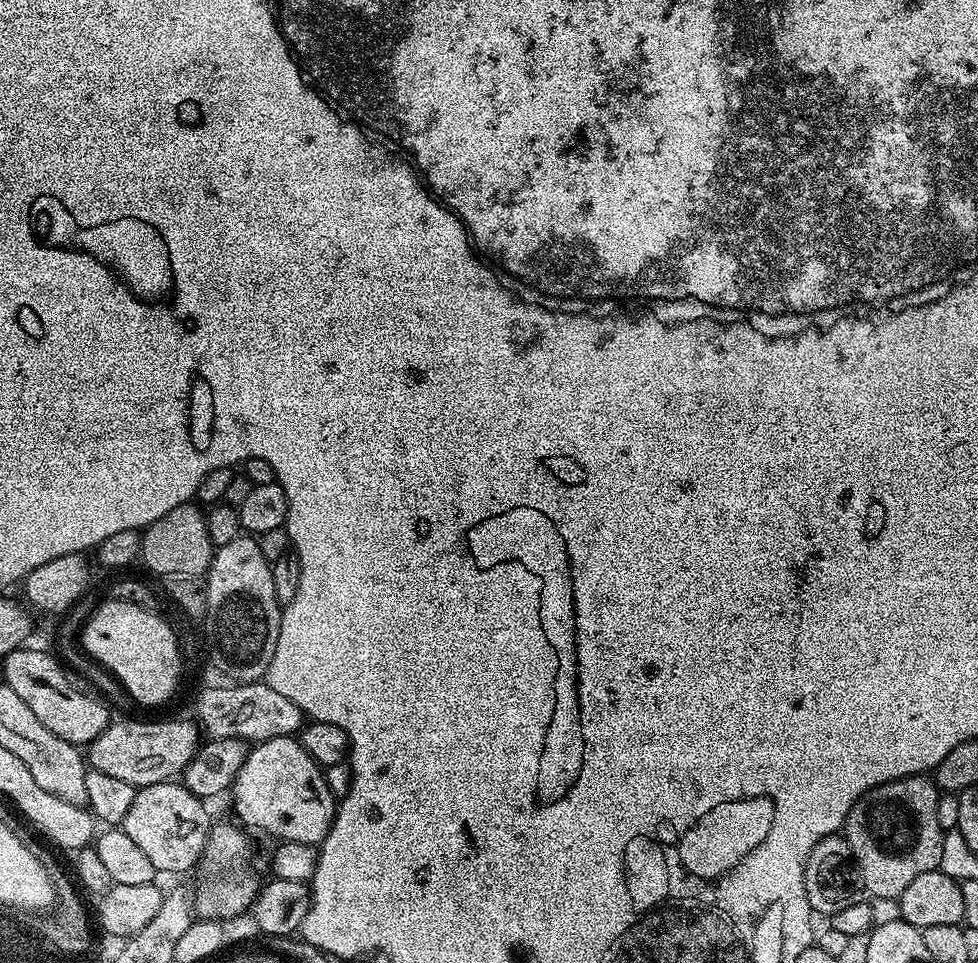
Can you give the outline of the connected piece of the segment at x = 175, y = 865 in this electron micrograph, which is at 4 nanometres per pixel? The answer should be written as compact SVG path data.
M164 780L161 784L151 784L145 788L136 789L136 797L129 813L126 814L122 831L146 853L146 858L154 862L157 873L188 872L196 863L201 863L208 846L210 819L208 820L209 805L199 800L190 790L184 788L183 783Z

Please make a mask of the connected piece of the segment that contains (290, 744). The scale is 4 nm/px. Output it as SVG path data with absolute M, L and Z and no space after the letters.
M296 736L259 741L249 751L246 762L242 762L242 770L238 770L230 789L231 796L235 819L245 829L269 832L280 842L289 840L313 846L319 846L331 830L338 803L326 786L324 769L306 754Z

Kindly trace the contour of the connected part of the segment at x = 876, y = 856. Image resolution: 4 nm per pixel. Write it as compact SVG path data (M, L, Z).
M927 775L907 776L901 780L892 780L868 792L854 807L846 818L842 835L847 840L860 868L860 883L863 891L875 899L896 900L918 874L935 872L940 867L942 842L945 829L938 822L938 802L941 793Z

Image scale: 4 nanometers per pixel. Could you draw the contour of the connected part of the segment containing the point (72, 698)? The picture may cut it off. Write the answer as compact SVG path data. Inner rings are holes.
M33 646L16 648L10 655L3 657L4 676L3 683L14 690L18 697L26 702L34 712L35 717L47 729L58 734L59 738L64 738L77 746L87 746L91 744L102 730L110 723L108 708L100 700L95 700L88 692L83 692L66 671L65 665L61 663L55 655L48 652L39 652Z

